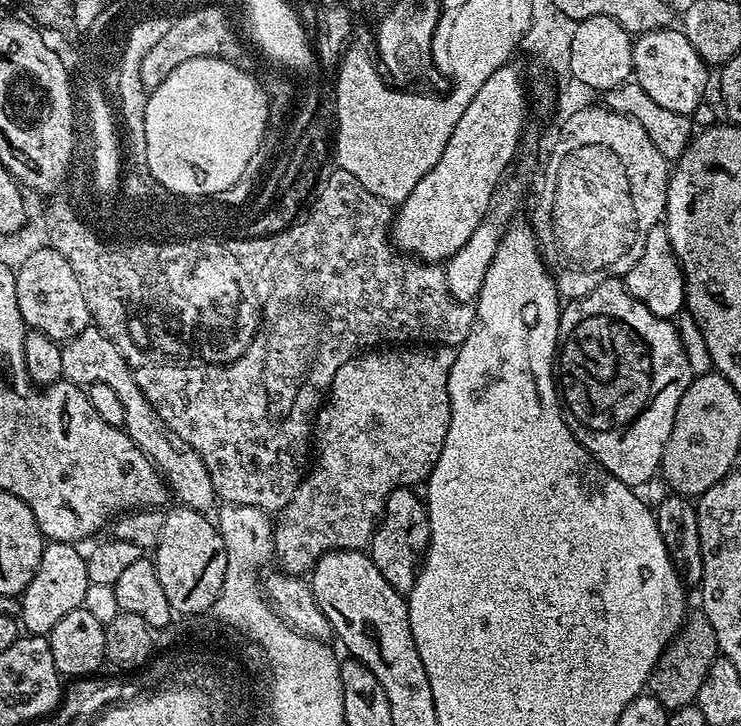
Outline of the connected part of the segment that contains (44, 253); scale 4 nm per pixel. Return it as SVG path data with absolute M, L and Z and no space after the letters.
M49 246L35 250L30 258L15 269L16 274L16 297L18 298L18 310L22 314L25 325L34 331L41 331L50 339L57 342L75 340L82 330L86 330L93 323L90 310L87 309L85 295L78 282L78 275L74 274L74 267L71 262L63 257L58 250Z

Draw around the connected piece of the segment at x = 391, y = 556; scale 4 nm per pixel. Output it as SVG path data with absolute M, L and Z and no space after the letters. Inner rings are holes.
M399 488L386 498L384 515L381 516L376 532L372 535L370 555L382 570L382 578L394 586L394 590L401 594L411 592L416 585L418 569L422 564L422 557L428 551L430 526L428 525L428 510L423 499L415 496L412 488Z

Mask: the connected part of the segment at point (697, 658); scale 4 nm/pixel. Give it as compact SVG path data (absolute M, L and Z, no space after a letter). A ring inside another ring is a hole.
M696 610L696 613L694 612L685 619L679 634L668 643L668 649L660 656L660 660L656 663L656 669L652 671L651 695L656 696L661 706L669 710L681 708L695 701L698 690L702 690L702 682L706 682L706 674L710 670L710 666L718 659L716 635L714 634L714 626L710 626L710 618L706 618L703 611Z

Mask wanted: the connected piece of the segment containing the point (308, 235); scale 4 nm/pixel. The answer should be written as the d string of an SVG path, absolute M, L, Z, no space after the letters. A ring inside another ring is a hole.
M340 168L338 175L332 178L329 188L325 189L311 220L304 223L304 228L300 228L300 236L296 236L296 248L300 248L300 252L296 252L296 256L300 256L300 260L292 260L292 272L289 272L288 276L284 276L284 281L280 281L280 292L276 292L273 300L269 303L268 325L264 328L264 333L258 341L264 344L264 349L258 348L256 350L256 354L262 354L262 356L256 356L256 358L264 358L264 360L244 360L240 357L233 364L225 365L151 364L134 370L138 388L146 394L147 400L157 410L165 412L165 425L171 429L175 437L185 447L192 448L202 458L202 462L208 468L210 482L214 482L214 490L223 503L258 506L269 514L279 513L280 509L288 505L290 498L296 493L296 488L304 481L306 469L310 464L308 440L310 444L314 436L316 413L325 403L332 386L334 374L338 374L338 370L347 360L365 350L372 350L383 345L380 344L383 340L392 340L388 342L423 342L428 346L433 344L459 346L466 338L466 334L470 334L472 323L476 317L475 307L472 304L461 304L460 301L452 297L448 289L448 279L439 263L419 260L394 247L390 239L393 219L393 205L387 204L386 201L374 194L370 194L370 190L366 190L366 186L362 186L362 182L358 182L358 178L354 178L354 174Z

